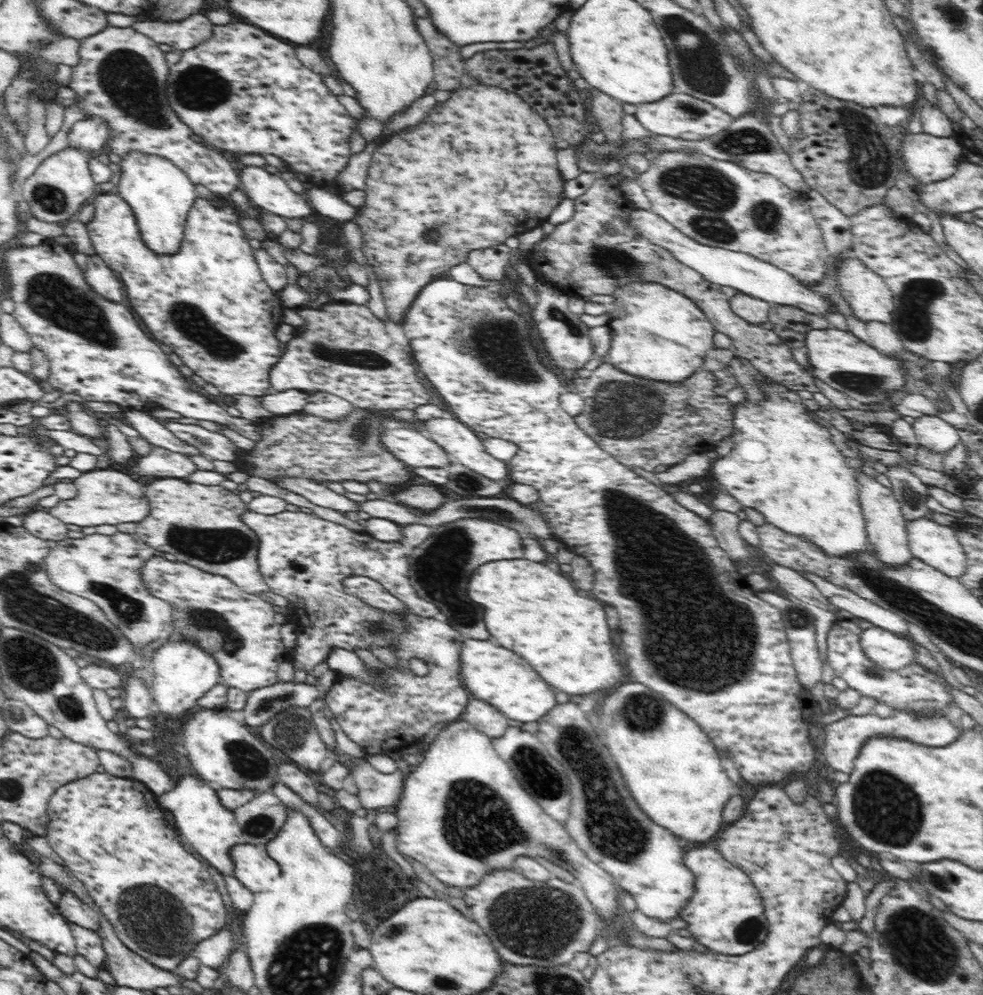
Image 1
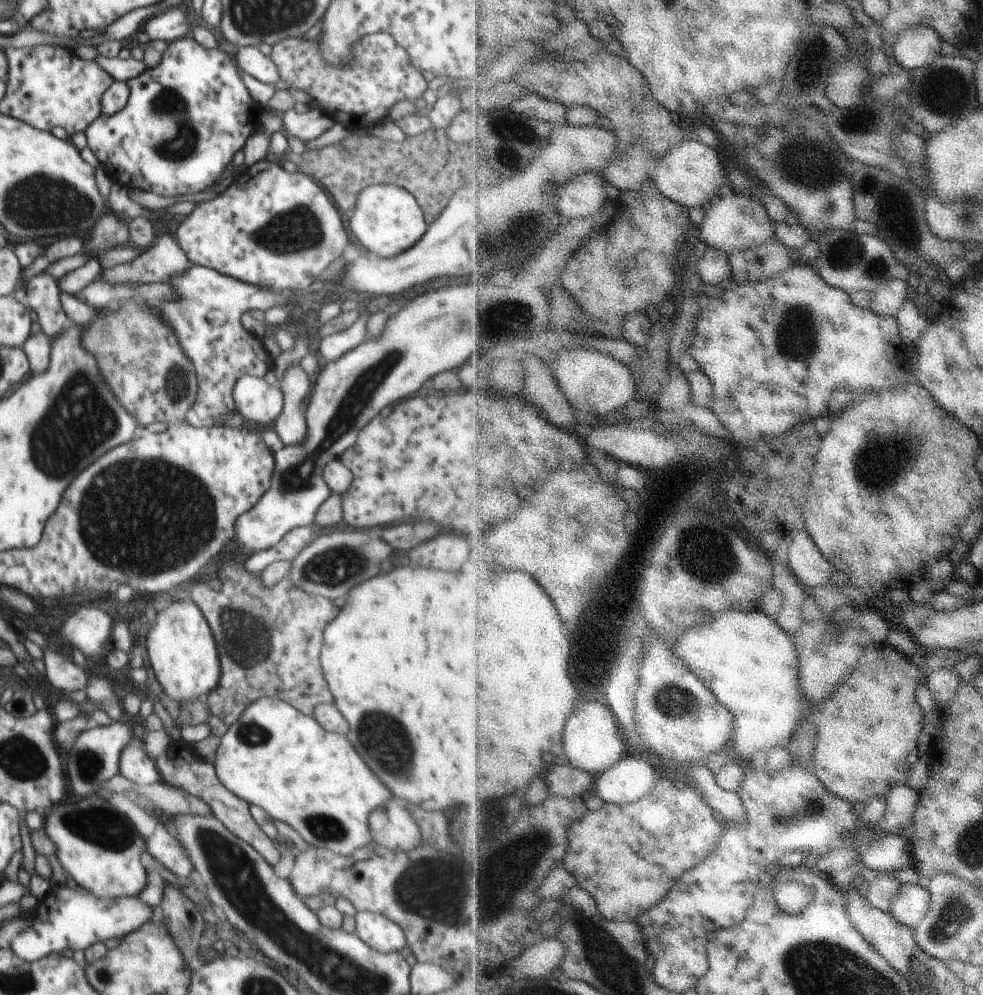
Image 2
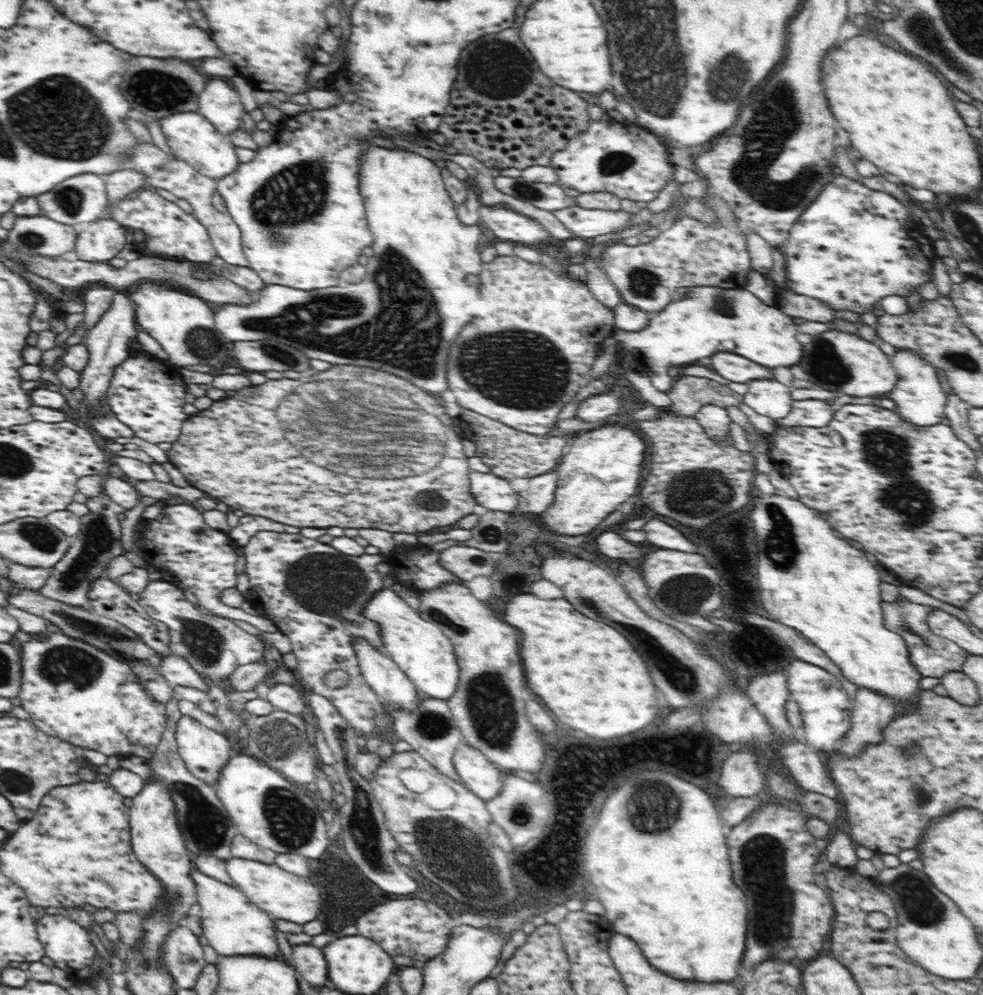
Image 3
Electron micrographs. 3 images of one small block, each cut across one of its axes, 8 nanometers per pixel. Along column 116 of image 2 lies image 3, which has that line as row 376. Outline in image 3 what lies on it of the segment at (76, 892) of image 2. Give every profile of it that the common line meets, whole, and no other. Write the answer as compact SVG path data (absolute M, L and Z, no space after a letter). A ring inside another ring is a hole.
M897 350L894 355L889 356L894 365L898 380L894 391L890 392L888 398L896 403L895 412L902 417L902 421L916 425L916 427L930 427L941 424L945 419L945 407L947 394L942 389L942 380L938 379L938 373L934 365L928 364L916 352L911 350Z

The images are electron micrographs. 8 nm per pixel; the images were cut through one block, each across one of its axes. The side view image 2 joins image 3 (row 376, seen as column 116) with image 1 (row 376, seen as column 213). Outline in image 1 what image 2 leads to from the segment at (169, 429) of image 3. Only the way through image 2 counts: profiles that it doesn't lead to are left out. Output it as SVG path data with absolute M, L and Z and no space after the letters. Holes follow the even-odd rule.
M48 238L40 246L6 248L2 264L8 297L15 306L12 315L30 335L33 346L49 358L48 381L54 389L77 394L84 403L112 403L143 412L172 410L186 418L224 425L254 441L262 439L257 419L229 416L222 400L207 396L178 372L140 328L128 306L110 302L90 288L74 261L73 247L68 250Z

